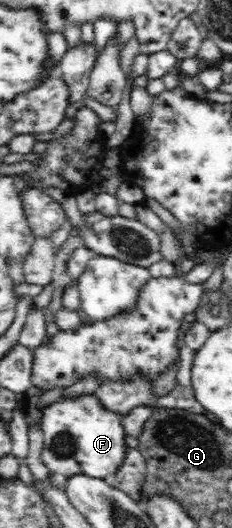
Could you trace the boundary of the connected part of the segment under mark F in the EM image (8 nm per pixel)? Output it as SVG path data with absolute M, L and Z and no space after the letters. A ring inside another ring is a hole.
M94 392L62 394L51 405L40 409L40 413L40 427L44 436L42 459L49 471L63 476L85 472L89 476L103 478L116 471L124 457L122 414L105 407Z

